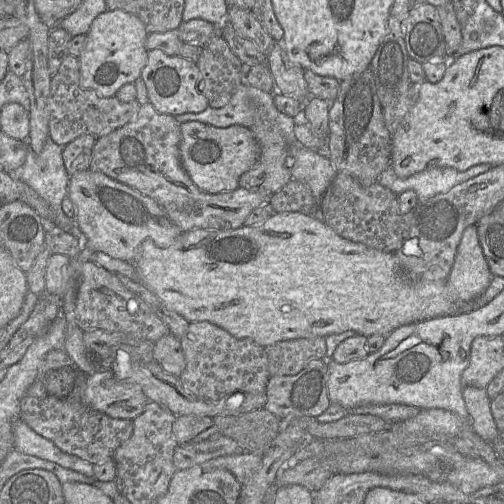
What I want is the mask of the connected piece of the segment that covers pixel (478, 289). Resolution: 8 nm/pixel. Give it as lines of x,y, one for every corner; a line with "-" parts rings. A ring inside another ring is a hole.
470,225
463,232
448,278
452,296
463,302
474,302
488,289
493,277
479,242
477,227

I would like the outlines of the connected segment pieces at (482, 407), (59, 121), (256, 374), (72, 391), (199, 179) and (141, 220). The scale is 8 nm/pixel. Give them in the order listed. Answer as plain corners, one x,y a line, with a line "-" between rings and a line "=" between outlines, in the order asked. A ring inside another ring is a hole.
466,386
462,390
463,400
474,432
491,443
499,434
491,412
491,399
486,389
=
68,55
51,79
48,98
49,136
62,147
84,134
103,137
132,121
140,106
137,100
121,102
116,96
105,98
83,88
80,84
79,57
=
208,321
191,322
180,344
185,369
178,377
183,388
201,398
220,400
236,392
264,392
270,378
265,347
251,339
238,339
=
65,349
50,351
20,401
20,419
64,453
94,465
113,459
116,449
131,437
133,423
109,417
87,404
84,396
87,377
=
198,121
181,124
180,159
193,183
209,194
230,192
239,187
241,175
260,157
260,146
253,132
243,126
217,128
=
87,169
70,175
67,195
75,206
75,220
89,241
90,251
102,251
113,258
134,263
143,241
151,240
156,246
166,248
182,233
182,230
154,199
101,172

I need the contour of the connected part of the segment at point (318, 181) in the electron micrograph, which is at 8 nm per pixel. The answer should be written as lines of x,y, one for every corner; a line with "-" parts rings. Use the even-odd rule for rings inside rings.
295,145
289,146
289,156
294,158
292,179
307,184
316,200
323,197
338,173
330,158

